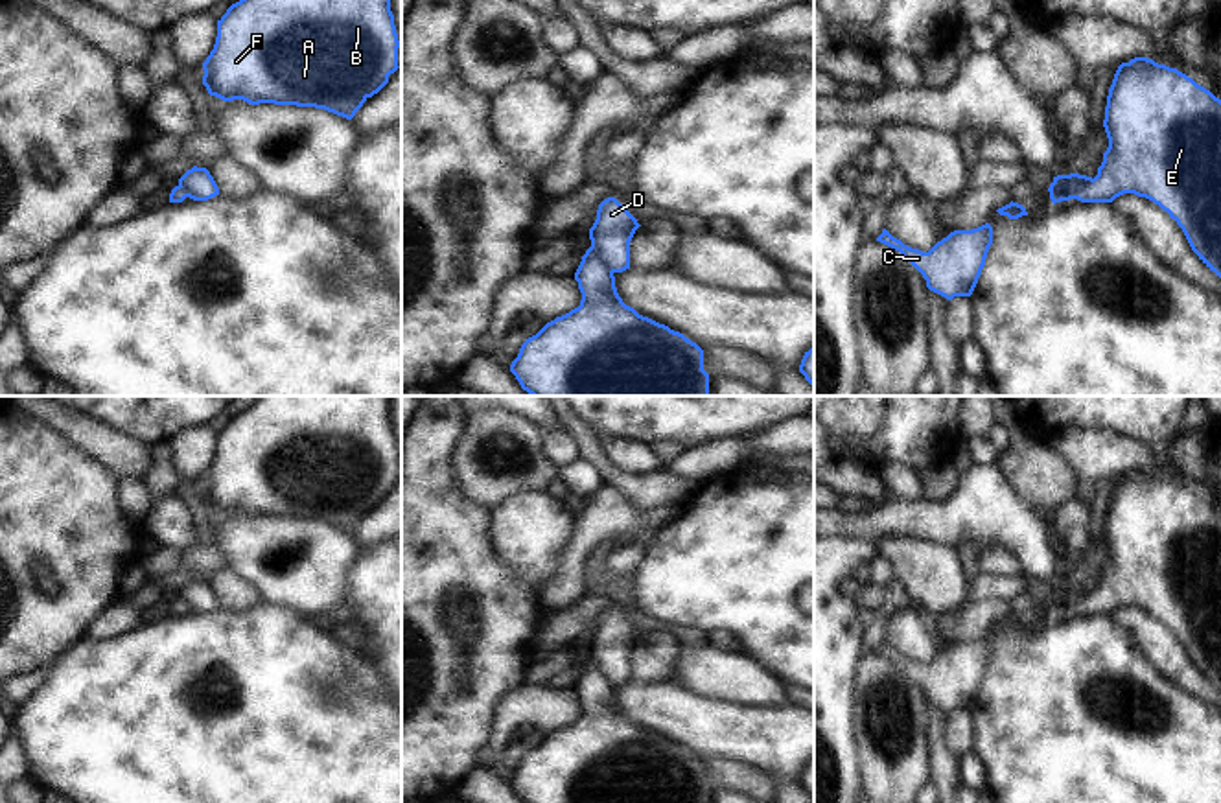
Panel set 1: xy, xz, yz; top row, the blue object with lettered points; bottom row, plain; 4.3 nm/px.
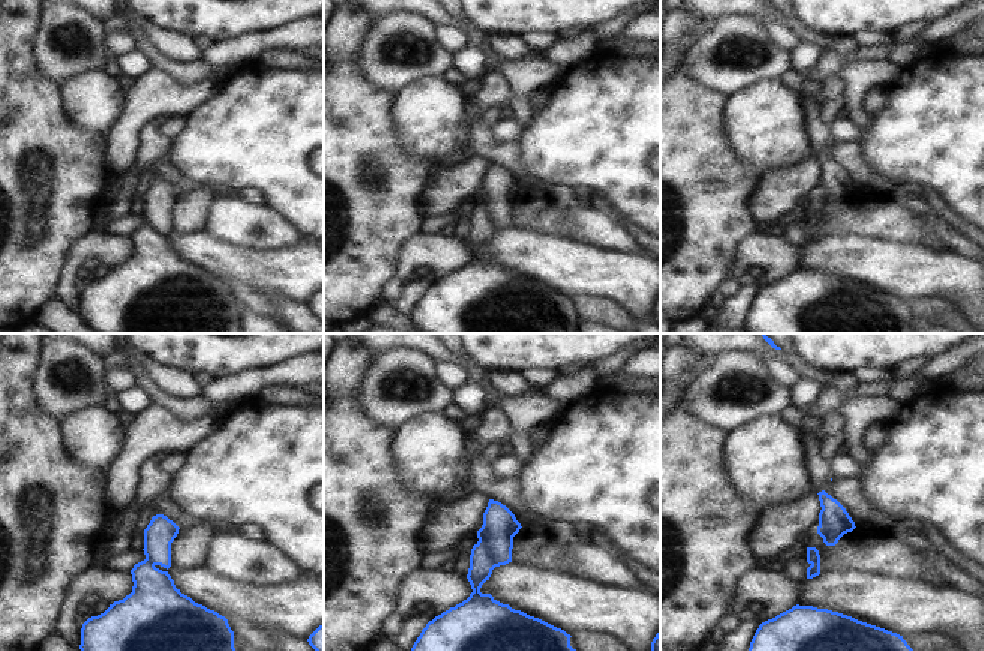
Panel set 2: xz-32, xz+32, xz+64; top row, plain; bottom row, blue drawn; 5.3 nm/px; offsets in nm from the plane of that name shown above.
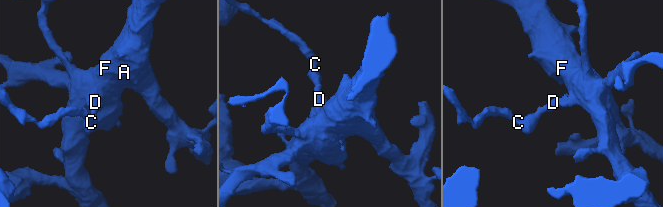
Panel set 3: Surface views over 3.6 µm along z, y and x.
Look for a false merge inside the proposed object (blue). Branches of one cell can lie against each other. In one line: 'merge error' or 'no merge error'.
merge error

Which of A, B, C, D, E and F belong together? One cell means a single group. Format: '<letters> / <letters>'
A B E F / C D

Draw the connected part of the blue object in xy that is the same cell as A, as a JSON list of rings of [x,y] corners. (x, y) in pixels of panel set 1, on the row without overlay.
[[[258,396],[217,433],[203,497],[223,514],[315,519],[352,532],[398,479],[390,396]]]

